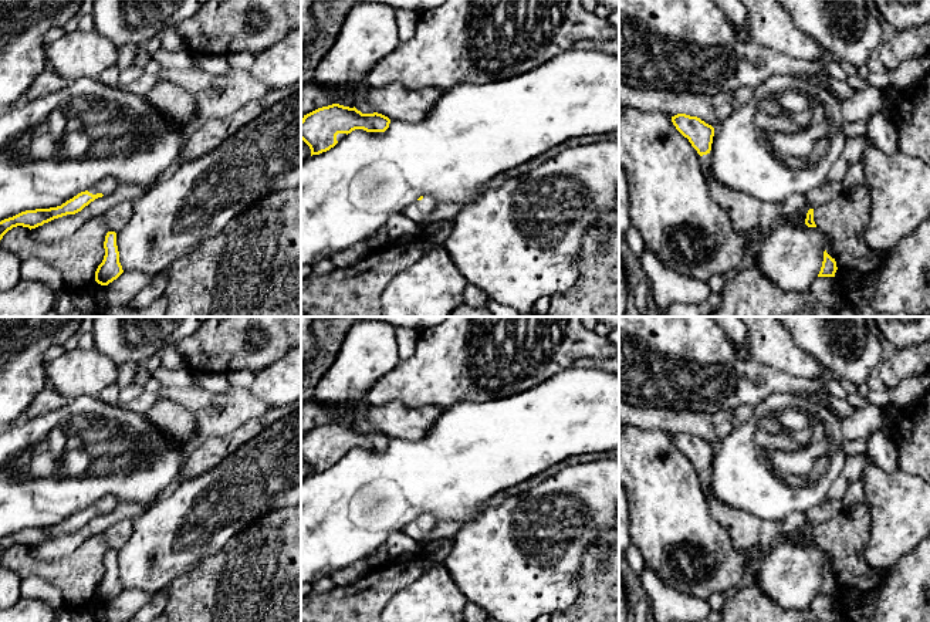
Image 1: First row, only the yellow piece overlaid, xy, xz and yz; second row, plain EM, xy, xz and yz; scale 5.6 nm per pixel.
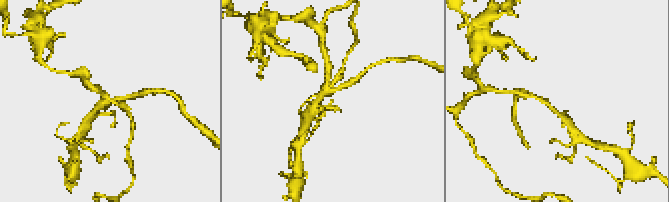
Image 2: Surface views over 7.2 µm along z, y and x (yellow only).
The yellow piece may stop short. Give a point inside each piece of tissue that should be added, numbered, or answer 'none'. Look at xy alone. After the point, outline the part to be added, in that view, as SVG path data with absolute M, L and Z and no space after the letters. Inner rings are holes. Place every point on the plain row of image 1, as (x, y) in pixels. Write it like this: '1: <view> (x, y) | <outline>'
1: xy (107, 504) | M106 496L106 497L102 497L101 500L98 500L97 503L91 504L88 507L88 510L92 513L102 511L104 514L108 514L108 513L114 511L116 504L118 504L118 500L115 497Z

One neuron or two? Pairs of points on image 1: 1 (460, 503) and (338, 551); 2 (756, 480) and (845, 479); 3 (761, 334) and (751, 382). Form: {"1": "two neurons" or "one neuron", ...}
{"1": "one neuron", "2": "two neurons", "3": "two neurons"}

